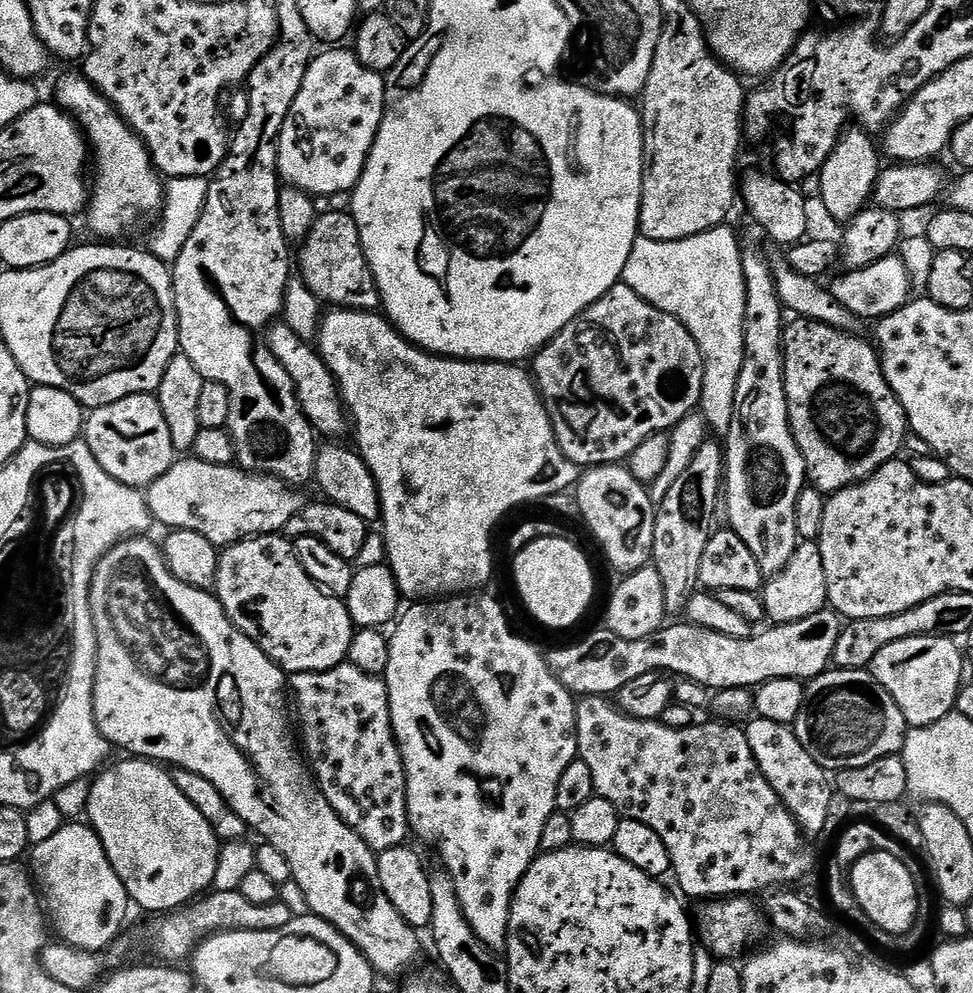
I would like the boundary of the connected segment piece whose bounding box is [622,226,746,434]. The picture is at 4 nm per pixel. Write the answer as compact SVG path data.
M728 226L711 228L674 242L658 242L637 235L622 277L622 283L630 286L638 298L678 318L690 330L694 342L698 342L704 359L704 385L698 412L713 433L727 433L732 425L738 374L742 374L746 322L743 261L742 247Z

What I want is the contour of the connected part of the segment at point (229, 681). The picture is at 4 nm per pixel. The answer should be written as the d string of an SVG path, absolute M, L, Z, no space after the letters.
M129 538L121 540L119 544L111 545L108 551L99 557L100 561L97 562L96 568L94 564L90 572L88 605L92 611L96 631L94 714L98 730L108 739L113 749L121 748L124 754L153 762L167 762L177 768L189 768L194 774L202 774L202 778L206 778L206 782L213 784L222 794L222 798L234 809L238 818L245 820L249 829L261 836L259 839L263 843L278 846L278 850L286 854L286 862L290 862L292 879L298 886L302 886L302 894L306 894L309 913L319 916L328 924L333 924L368 959L373 972L381 977L400 975L403 977L405 975L403 972L415 962L416 955L420 952L420 940L416 937L419 936L417 929L408 927L402 914L398 914L398 910L390 906L390 898L386 898L382 882L378 878L377 853L368 848L366 842L362 842L362 838L358 838L358 834L354 834L354 830L350 830L350 826L342 822L342 818L338 818L334 806L330 806L330 802L326 802L326 798L320 793L320 787L316 784L309 765L302 759L297 741L294 739L293 725L292 728L288 725L288 716L284 713L284 700L286 704L284 669L278 667L246 633L239 632L234 627L232 619L224 613L224 607L211 591L186 586L186 582L178 582L178 578L174 578L164 560L161 545L148 539L152 538Z

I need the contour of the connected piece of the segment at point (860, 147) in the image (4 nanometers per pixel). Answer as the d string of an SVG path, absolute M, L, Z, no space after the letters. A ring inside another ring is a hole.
M859 126L849 127L834 146L830 158L826 158L826 162L820 167L821 196L819 203L824 204L825 210L841 222L854 219L859 212L869 207L872 200L872 192L880 177L882 156L878 151L877 141L875 144L871 139L875 140L865 129Z

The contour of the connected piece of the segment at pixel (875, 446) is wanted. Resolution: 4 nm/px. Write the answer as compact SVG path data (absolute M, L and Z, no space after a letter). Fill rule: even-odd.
M803 318L793 319L784 330L784 385L788 421L794 442L804 459L807 483L825 494L840 492L851 484L869 480L883 464L901 455L910 435L904 408L886 382L877 349L869 341L868 345L858 337L817 320Z

